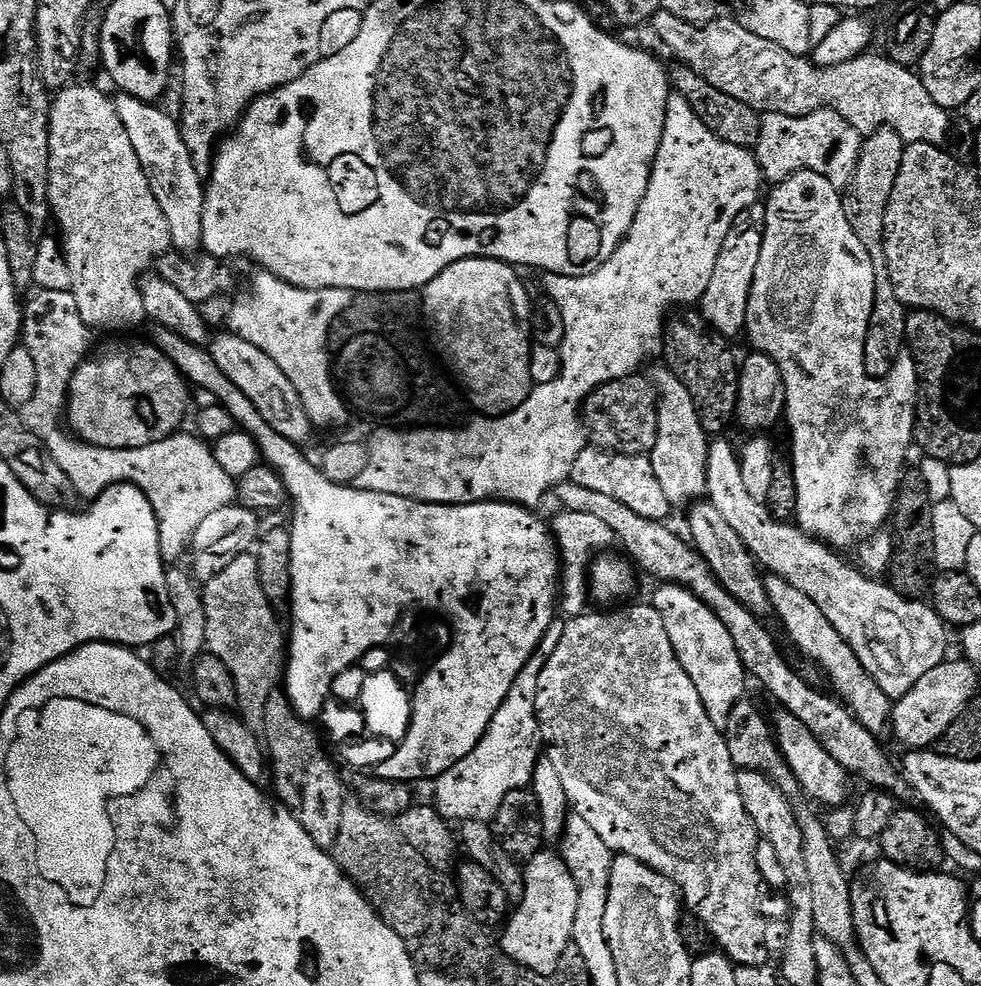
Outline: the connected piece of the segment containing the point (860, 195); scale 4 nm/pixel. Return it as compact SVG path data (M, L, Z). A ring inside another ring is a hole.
M888 128L871 133L863 141L858 166L843 197L846 218L854 234L858 234L858 238L864 243L869 260L873 262L884 259L884 215L890 202L890 190L894 190L894 178L898 176L898 166L902 162L905 147L904 139Z

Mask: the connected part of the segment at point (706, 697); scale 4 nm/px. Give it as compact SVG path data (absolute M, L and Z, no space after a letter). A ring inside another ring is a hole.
M661 583L657 588L650 603L662 616L662 626L670 636L670 646L674 648L682 670L690 674L690 682L694 682L694 690L698 690L698 698L702 700L708 717L717 726L723 725L730 710L746 696L746 673L734 642L726 626L690 589L668 583Z

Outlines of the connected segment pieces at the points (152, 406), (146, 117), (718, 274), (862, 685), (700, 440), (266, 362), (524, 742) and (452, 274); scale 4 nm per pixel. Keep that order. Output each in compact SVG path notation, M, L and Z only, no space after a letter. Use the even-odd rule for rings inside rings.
M116 338L113 339L116 340L113 344L108 344L105 348L97 347L91 359L81 364L74 374L68 391L66 424L71 435L86 444L110 450L130 450L150 446L173 435L188 412L188 398L190 402L188 381L173 366L170 358L166 358L166 354L159 352L151 342L139 344L136 340L124 339L128 338Z
M123 94L117 97L114 100L116 113L126 128L126 134L130 134L130 146L134 146L134 154L138 154L138 162L150 182L150 190L154 198L158 198L162 218L166 218L166 230L170 230L171 247L184 256L194 257L204 247L202 214L205 185L194 170L186 142L182 142L180 125L162 109L156 108L160 106L155 103Z
M753 206L747 212L743 212L730 226L730 234L726 234L726 242L722 242L722 250L718 254L718 262L714 262L714 274L710 274L710 284L706 286L704 297L698 305L699 315L705 325L713 332L725 337L741 335L744 332L745 310L748 306L749 292L752 289L754 270L758 268L758 254L764 237L764 209Z
M768 574L763 579L775 619L780 619L780 624L788 631L793 646L806 659L820 664L825 678L832 683L831 691L866 730L875 734L882 733L883 728L885 731L890 724L889 696L884 693L882 686L878 686L878 682L874 682L874 678L864 669L862 662L858 662L854 650L850 650L842 634L838 634L838 630L830 626L826 614L822 614L822 610L818 610L818 606L814 606L814 602L810 602L810 598L802 594L802 590L794 590L794 586L790 586L790 582L786 582L782 577Z
M659 366L650 373L652 387L656 390L658 403L658 438L654 450L650 453L655 477L662 486L662 492L672 506L691 505L705 495L706 462L708 461L709 437L698 422L690 390L666 366Z
M229 330L216 335L211 337L210 351L214 362L218 362L218 370L222 370L222 374L226 374L226 378L230 378L230 382L234 382L234 386L238 386L238 390L242 390L250 402L254 402L258 414L262 414L270 427L282 434L282 438L301 446L307 445L307 440L314 432L314 425L295 393L294 386L290 384L290 379L286 378L274 359Z
M537 650L533 653L524 669L518 674L518 678L514 678L514 686L510 686L510 694L506 694L506 702L498 706L498 714L494 714L478 746L474 746L474 750L470 750L470 754L466 754L462 762L450 766L450 770L436 777L434 807L445 820L449 822L491 821L496 815L498 806L502 806L506 794L531 785L536 763L542 758L536 699L538 698L538 678L542 674L545 659L543 651Z
M469 258L456 260L442 274L422 289L422 316L428 319L444 356L448 359L450 367L456 371L460 384L464 387L463 395L468 395L467 403L477 408L477 413L488 418L512 412L522 402L526 402L529 392L534 385L530 378L530 354L532 344L530 333L525 320L526 304L524 299L528 292L524 289L522 281L516 277L517 269L513 265L505 264L502 260L489 260L487 258Z

